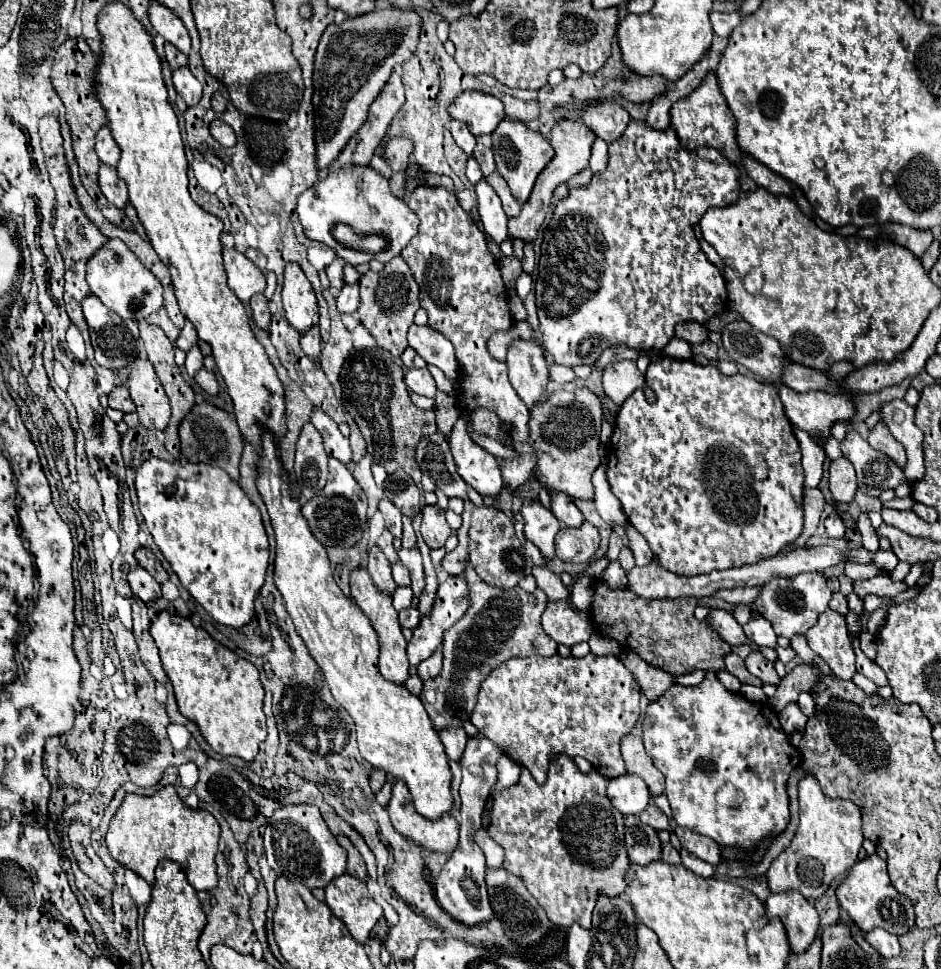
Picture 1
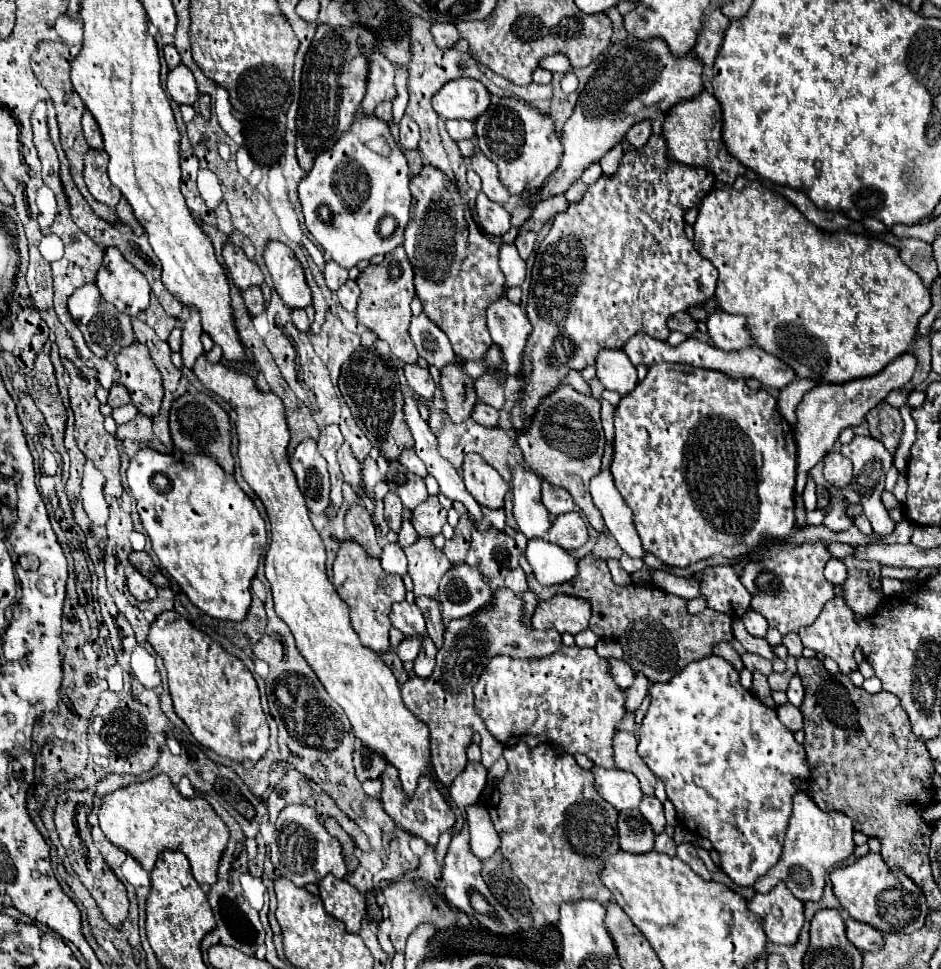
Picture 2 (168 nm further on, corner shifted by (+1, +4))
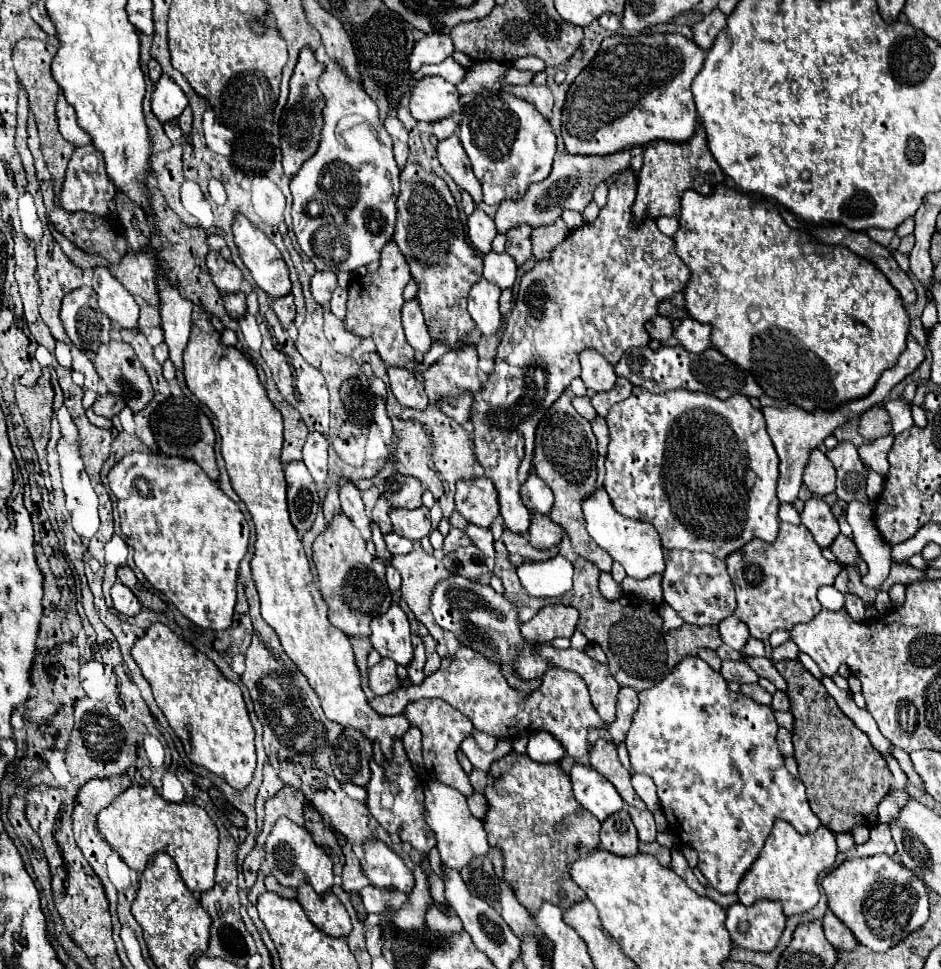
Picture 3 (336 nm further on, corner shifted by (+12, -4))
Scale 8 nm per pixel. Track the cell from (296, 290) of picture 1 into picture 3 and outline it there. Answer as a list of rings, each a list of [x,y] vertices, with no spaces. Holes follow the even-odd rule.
[[[235,214],[235,222],[233,222],[233,240],[237,244],[239,256],[243,260],[243,264],[247,266],[247,270],[251,272],[253,280],[257,282],[257,286],[261,290],[265,290],[269,296],[283,296],[291,292],[291,282],[289,282],[289,272],[287,266],[283,262],[281,252],[277,250],[277,246],[271,242],[271,238],[261,232],[257,226],[253,226],[243,214]]]

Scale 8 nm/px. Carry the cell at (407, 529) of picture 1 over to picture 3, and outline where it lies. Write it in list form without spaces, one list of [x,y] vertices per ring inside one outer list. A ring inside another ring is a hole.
[[[397,532],[385,534],[383,540],[385,540],[385,544],[387,544],[387,550],[389,550],[393,556],[395,556],[395,554],[409,554],[409,552],[413,550],[413,546],[415,546],[411,540],[399,536]]]

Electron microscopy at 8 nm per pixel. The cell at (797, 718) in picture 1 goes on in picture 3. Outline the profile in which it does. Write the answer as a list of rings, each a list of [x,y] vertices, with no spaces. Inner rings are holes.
[[[779,728],[779,732],[777,732],[777,746],[779,746],[783,758],[793,756],[793,740],[791,740],[791,734],[785,728]]]

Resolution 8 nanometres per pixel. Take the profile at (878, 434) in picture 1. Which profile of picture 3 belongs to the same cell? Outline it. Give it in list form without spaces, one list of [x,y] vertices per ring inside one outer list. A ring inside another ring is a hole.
[[[873,406],[861,414],[859,434],[865,440],[877,440],[891,432],[891,418],[883,406]]]

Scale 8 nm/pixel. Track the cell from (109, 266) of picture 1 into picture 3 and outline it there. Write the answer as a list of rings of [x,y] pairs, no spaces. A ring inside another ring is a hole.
[[[95,268],[93,272],[93,290],[97,292],[99,308],[121,328],[137,328],[139,306],[133,296],[117,282],[107,268]]]

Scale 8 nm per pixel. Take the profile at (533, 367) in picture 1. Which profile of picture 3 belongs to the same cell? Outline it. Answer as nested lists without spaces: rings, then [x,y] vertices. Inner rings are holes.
[[[485,278],[475,282],[469,290],[469,314],[483,334],[495,334],[503,326],[499,314],[499,296],[501,290],[497,288],[497,284]]]

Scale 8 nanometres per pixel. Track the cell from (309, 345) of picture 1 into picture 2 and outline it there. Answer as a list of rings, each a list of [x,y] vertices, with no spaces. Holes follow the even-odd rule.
[[[308,306],[308,308],[302,308],[302,310],[292,310],[292,320],[294,320],[294,326],[300,332],[308,332],[310,324],[314,322],[314,308]]]

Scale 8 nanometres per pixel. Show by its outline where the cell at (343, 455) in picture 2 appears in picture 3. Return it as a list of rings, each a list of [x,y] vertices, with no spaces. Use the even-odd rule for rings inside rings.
[[[339,480],[339,498],[341,498],[341,508],[343,512],[351,518],[351,522],[359,528],[361,536],[369,542],[371,540],[371,520],[367,518],[365,514],[365,508],[363,508],[363,500],[361,500],[361,492],[357,488],[353,488],[351,482],[347,480]]]

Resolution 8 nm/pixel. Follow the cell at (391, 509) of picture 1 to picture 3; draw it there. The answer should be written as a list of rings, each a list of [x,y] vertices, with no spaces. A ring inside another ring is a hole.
[[[383,496],[377,500],[377,504],[373,508],[373,522],[379,524],[383,534],[389,534],[393,530],[391,528],[391,520],[389,520],[389,508],[391,508],[391,504]]]

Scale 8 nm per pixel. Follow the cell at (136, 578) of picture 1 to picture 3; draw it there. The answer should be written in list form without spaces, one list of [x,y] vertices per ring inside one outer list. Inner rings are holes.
[[[121,582],[113,584],[111,600],[113,600],[113,608],[123,616],[137,616],[141,610],[139,600],[129,590],[125,590],[125,586]]]

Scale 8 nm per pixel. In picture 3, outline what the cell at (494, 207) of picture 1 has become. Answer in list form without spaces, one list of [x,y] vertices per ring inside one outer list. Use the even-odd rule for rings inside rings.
[[[475,210],[469,216],[469,238],[475,244],[475,248],[481,254],[489,254],[491,242],[495,236],[497,236],[497,230],[495,230],[493,220],[483,210]]]

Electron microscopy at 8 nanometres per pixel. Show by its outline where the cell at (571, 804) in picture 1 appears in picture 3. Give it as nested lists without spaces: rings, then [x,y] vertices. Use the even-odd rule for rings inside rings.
[[[515,752],[493,762],[487,776],[489,776],[485,788],[487,816],[483,820],[483,828],[487,832],[489,844],[497,844],[503,850],[505,858],[503,878],[513,888],[517,900],[531,912],[537,912],[537,906],[541,902],[551,902],[565,910],[569,904],[583,900],[585,892],[581,892],[581,888],[569,876],[569,862],[585,858],[587,854],[591,854],[591,850],[599,846],[601,822],[577,804],[571,792],[569,776],[557,764],[539,764],[533,762],[527,754],[519,756]]]

